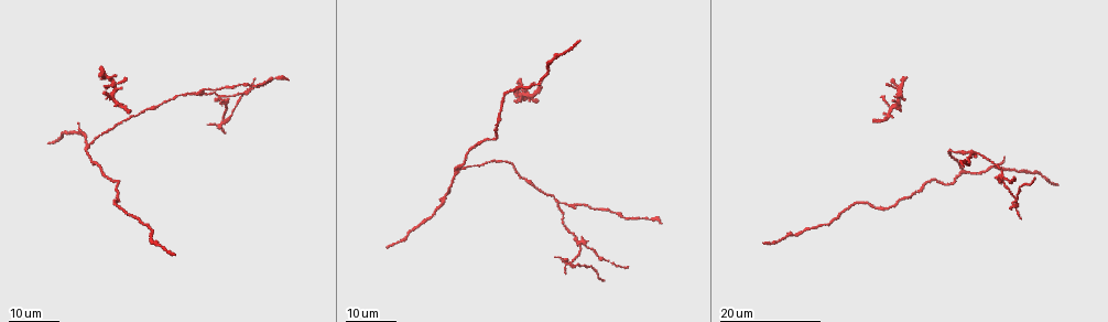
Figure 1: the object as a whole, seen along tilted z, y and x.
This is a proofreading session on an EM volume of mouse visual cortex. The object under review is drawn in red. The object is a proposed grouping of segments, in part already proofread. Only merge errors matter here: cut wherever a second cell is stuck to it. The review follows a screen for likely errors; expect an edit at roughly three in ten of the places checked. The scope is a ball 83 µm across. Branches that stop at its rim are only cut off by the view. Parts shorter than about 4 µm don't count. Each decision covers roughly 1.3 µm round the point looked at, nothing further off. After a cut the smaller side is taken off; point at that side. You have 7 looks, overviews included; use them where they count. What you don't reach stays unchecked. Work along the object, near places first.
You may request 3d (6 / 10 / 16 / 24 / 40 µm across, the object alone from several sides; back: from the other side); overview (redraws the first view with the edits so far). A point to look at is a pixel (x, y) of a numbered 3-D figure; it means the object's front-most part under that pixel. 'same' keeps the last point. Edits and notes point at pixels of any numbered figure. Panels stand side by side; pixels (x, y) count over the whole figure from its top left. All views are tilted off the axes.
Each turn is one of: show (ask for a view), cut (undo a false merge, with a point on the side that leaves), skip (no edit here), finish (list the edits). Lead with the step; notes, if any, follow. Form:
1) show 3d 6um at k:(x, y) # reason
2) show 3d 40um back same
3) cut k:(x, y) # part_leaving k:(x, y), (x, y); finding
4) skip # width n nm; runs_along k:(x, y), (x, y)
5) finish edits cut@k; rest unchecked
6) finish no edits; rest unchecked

show 3d 24um at 1:(456, 170) # three arms meet

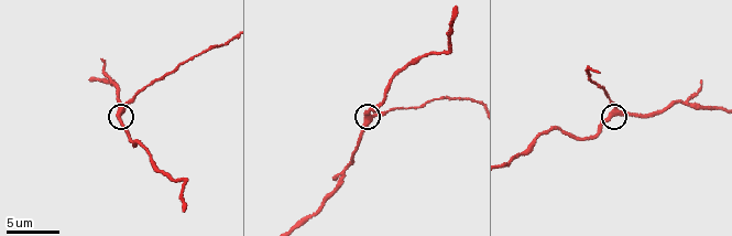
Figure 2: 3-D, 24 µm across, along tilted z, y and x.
show 3d 10um at 2:(120, 110)

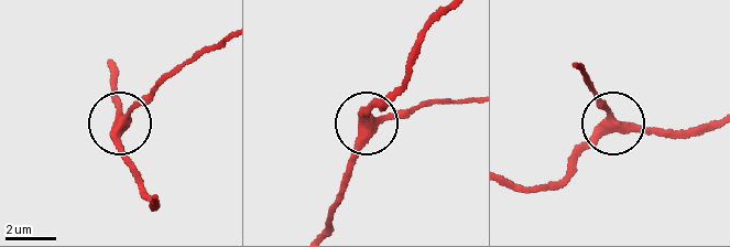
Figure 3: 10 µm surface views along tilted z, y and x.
skip # arms 3; one cell here

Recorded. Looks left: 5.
show 3d 16um at 1:(218, 98) # four arms meet

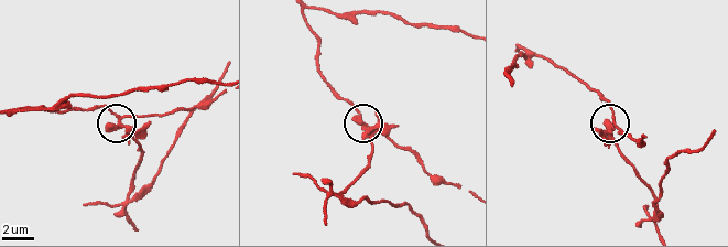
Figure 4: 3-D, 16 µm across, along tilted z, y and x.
show 3d 6um at 4:(119, 121) # zoom in

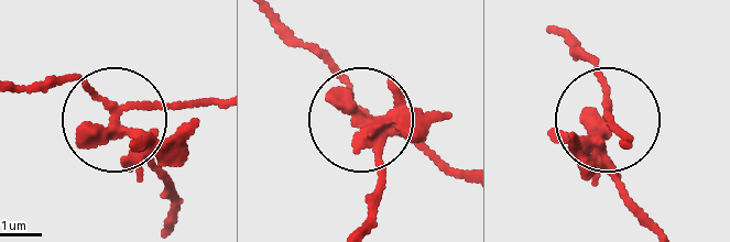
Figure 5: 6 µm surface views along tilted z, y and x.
cut 5:(186, 134) # arms 4; part_leaving 5:(132, 134), (173, 189), (167, 220); two cells meet here

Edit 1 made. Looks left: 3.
show overview # see it whole again

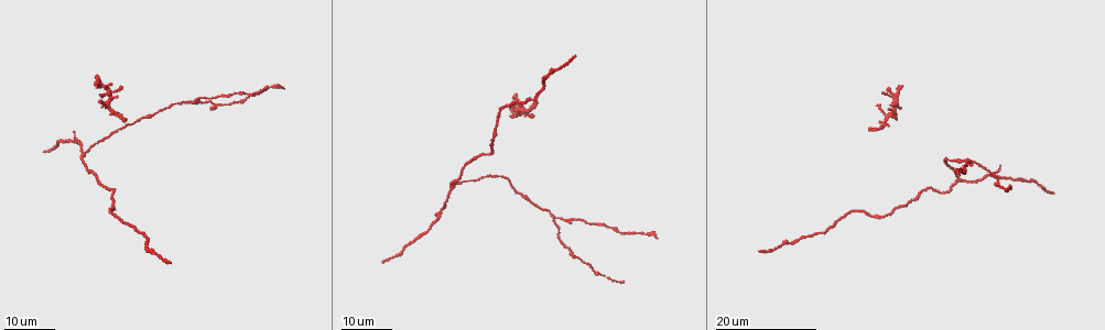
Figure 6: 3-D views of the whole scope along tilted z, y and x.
show 3d 16um at 6:(180, 103) # arms part here

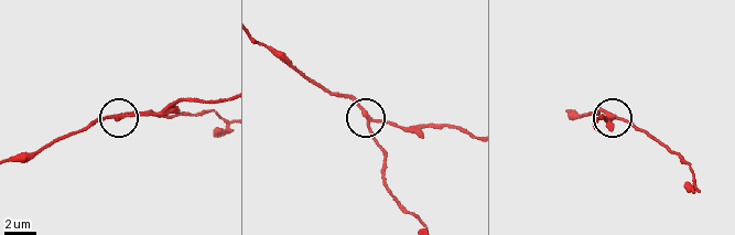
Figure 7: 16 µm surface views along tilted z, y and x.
show 3d 10um at 7:(369, 117)

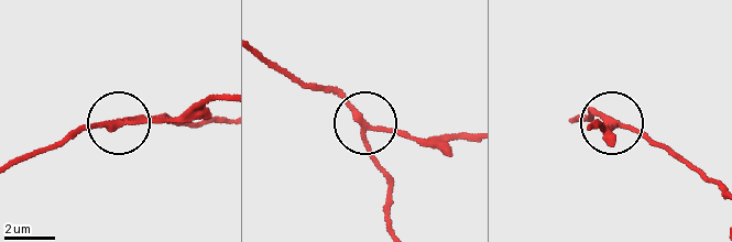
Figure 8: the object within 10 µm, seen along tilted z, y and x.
skip # side_arm 23 um; runs_along 8:(13, 165), (93, 125), (163, 112); all the same cell

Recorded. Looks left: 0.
finish edits cut@5; rest unchecked

